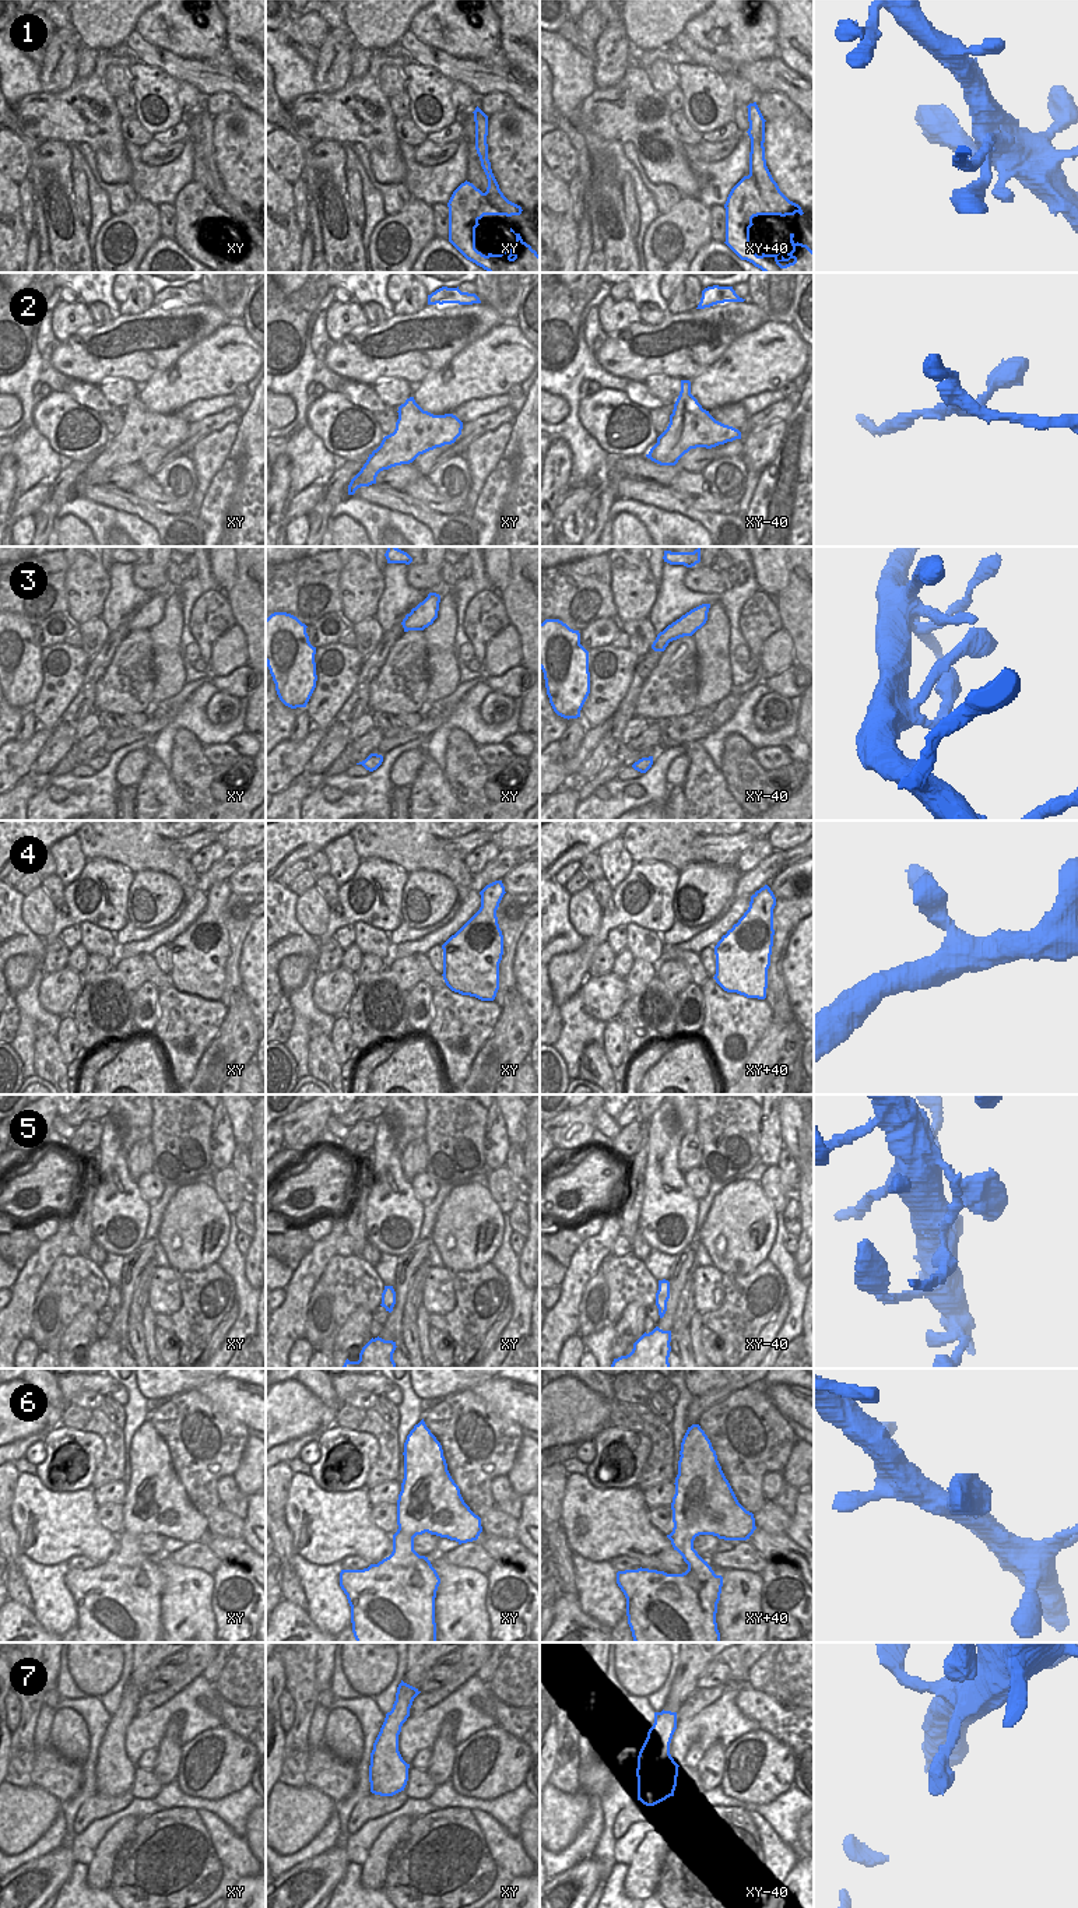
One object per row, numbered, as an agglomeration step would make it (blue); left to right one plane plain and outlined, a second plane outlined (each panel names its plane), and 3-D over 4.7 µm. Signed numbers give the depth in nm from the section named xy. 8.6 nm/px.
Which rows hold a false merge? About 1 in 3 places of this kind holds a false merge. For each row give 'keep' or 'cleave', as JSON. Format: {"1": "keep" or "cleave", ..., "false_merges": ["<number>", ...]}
{"1": "cleave", "2": "cleave", "3": "keep", "4": "keep", "5": "keep", "6": "keep", "7": "keep", "false_merges": ["1", "2"]}

